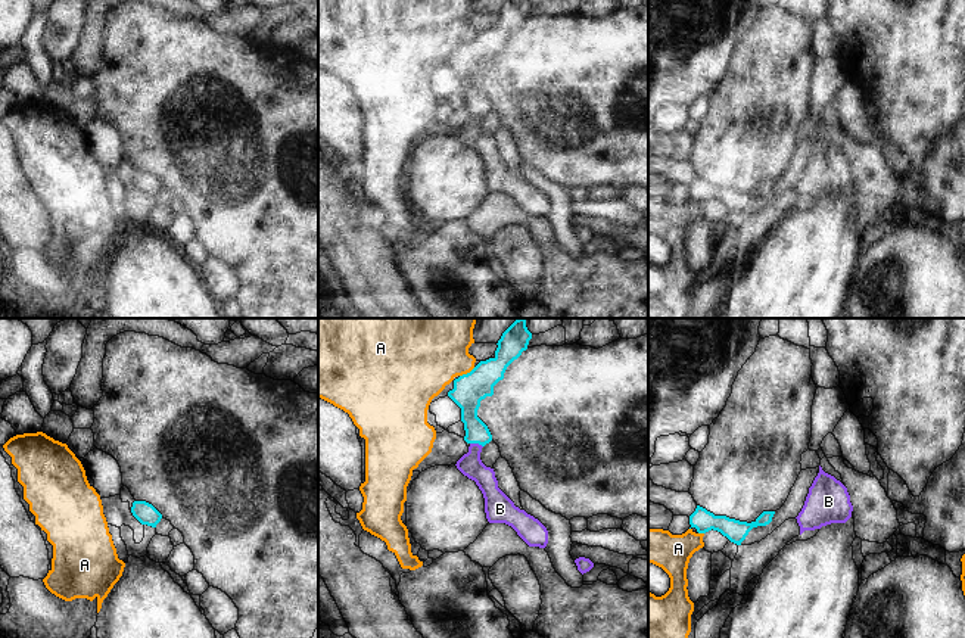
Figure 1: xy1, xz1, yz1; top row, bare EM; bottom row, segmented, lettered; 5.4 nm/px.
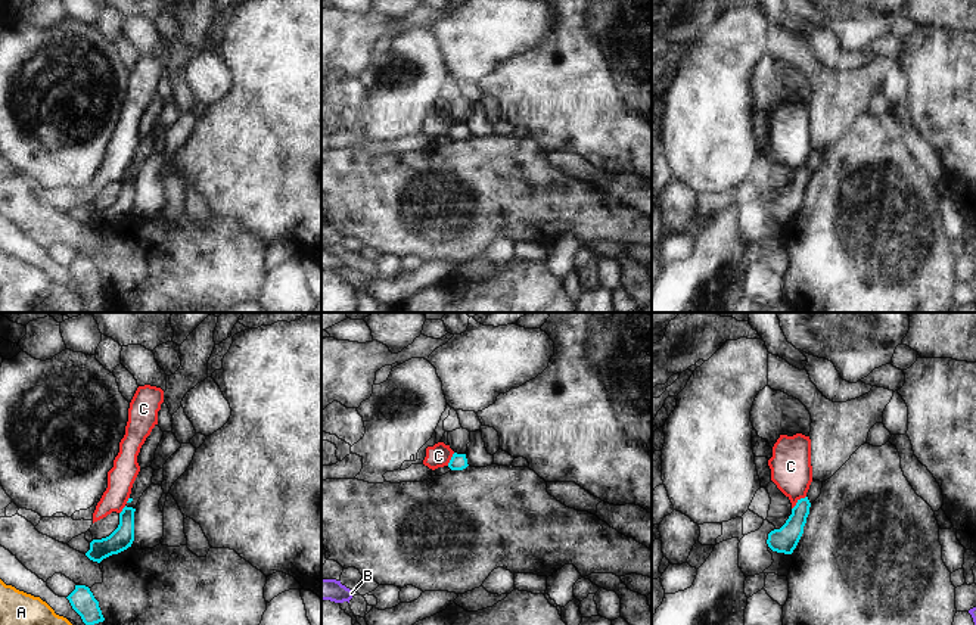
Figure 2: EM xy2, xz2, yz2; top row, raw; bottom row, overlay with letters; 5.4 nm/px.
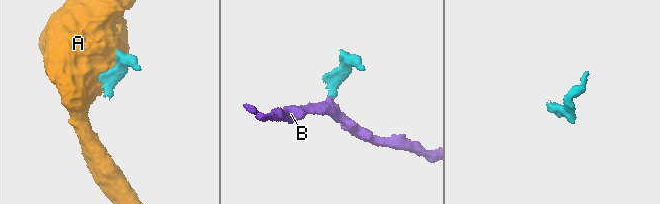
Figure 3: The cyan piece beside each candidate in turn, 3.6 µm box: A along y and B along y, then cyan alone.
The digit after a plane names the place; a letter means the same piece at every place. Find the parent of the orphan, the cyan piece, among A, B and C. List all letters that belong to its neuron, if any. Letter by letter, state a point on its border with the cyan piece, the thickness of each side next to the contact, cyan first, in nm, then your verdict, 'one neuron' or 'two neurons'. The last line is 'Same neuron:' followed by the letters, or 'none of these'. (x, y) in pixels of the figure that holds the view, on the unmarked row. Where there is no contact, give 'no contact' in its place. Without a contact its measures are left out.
A: contact xz1 (467, 43); calibres 180 and 360 nm; two neurons
B: contact xz1 (476, 112); calibres 140 and 130 nm; one neuron
C: contact yz2 (798, 171); calibres 140 and 220 nm; two neurons
Same neuron: B

